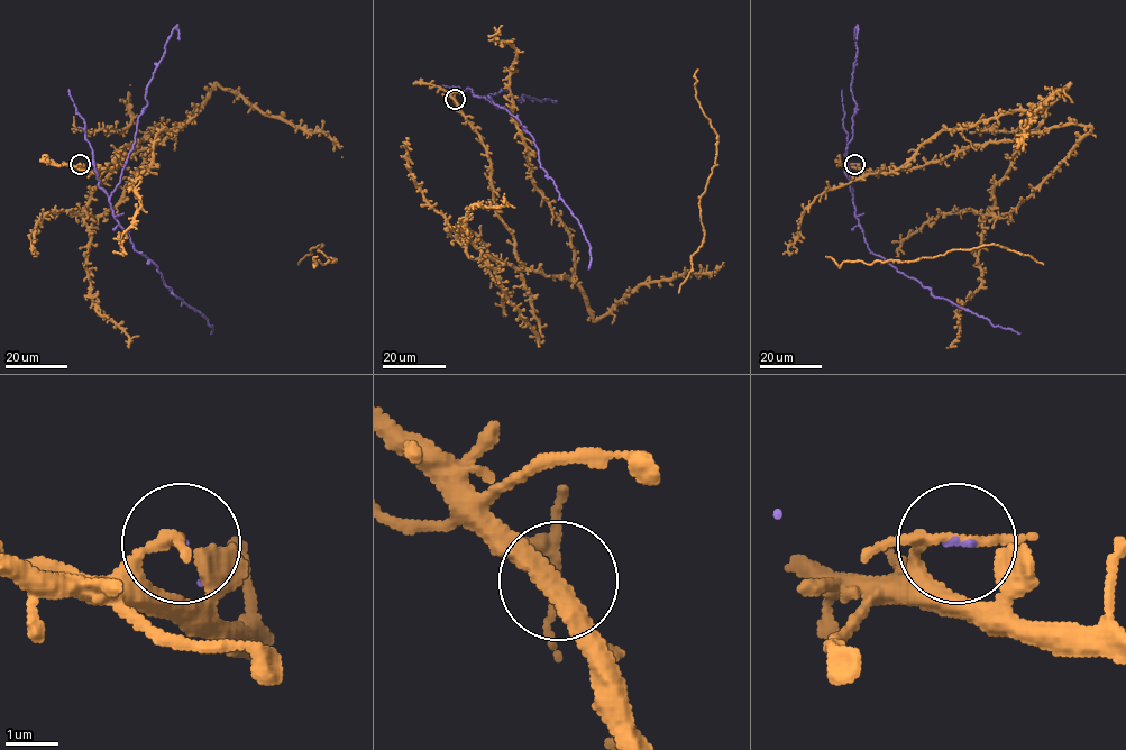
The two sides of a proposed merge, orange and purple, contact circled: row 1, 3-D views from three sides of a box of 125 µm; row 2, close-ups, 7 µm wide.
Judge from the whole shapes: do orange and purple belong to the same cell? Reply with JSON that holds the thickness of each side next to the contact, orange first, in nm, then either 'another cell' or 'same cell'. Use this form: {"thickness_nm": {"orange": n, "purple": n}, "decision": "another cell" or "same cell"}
{"thickness_nm": {"orange": 130, "purple": 80}, "decision": "same cell"}

